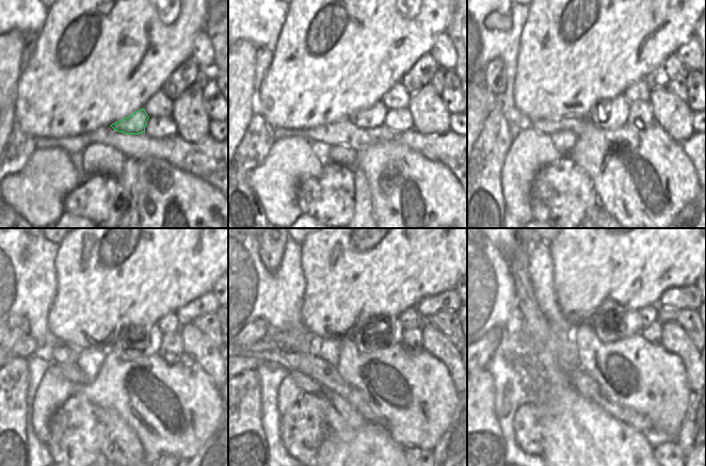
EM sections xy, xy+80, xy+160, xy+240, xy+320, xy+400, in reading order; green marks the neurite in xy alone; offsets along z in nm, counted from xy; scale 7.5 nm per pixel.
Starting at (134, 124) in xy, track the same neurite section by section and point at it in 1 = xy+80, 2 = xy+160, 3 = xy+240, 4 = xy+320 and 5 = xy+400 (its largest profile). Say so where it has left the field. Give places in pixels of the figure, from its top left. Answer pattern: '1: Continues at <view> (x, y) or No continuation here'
1: Continues at xy+80 (374, 116)
2: Continues at xy+160 (612, 114)
3: Continues at xy+240 (130, 347)
4: Continues at xy+320 (391, 327)
5: Continues at xy+400 (629, 323).

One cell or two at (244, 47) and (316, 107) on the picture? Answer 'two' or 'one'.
two

